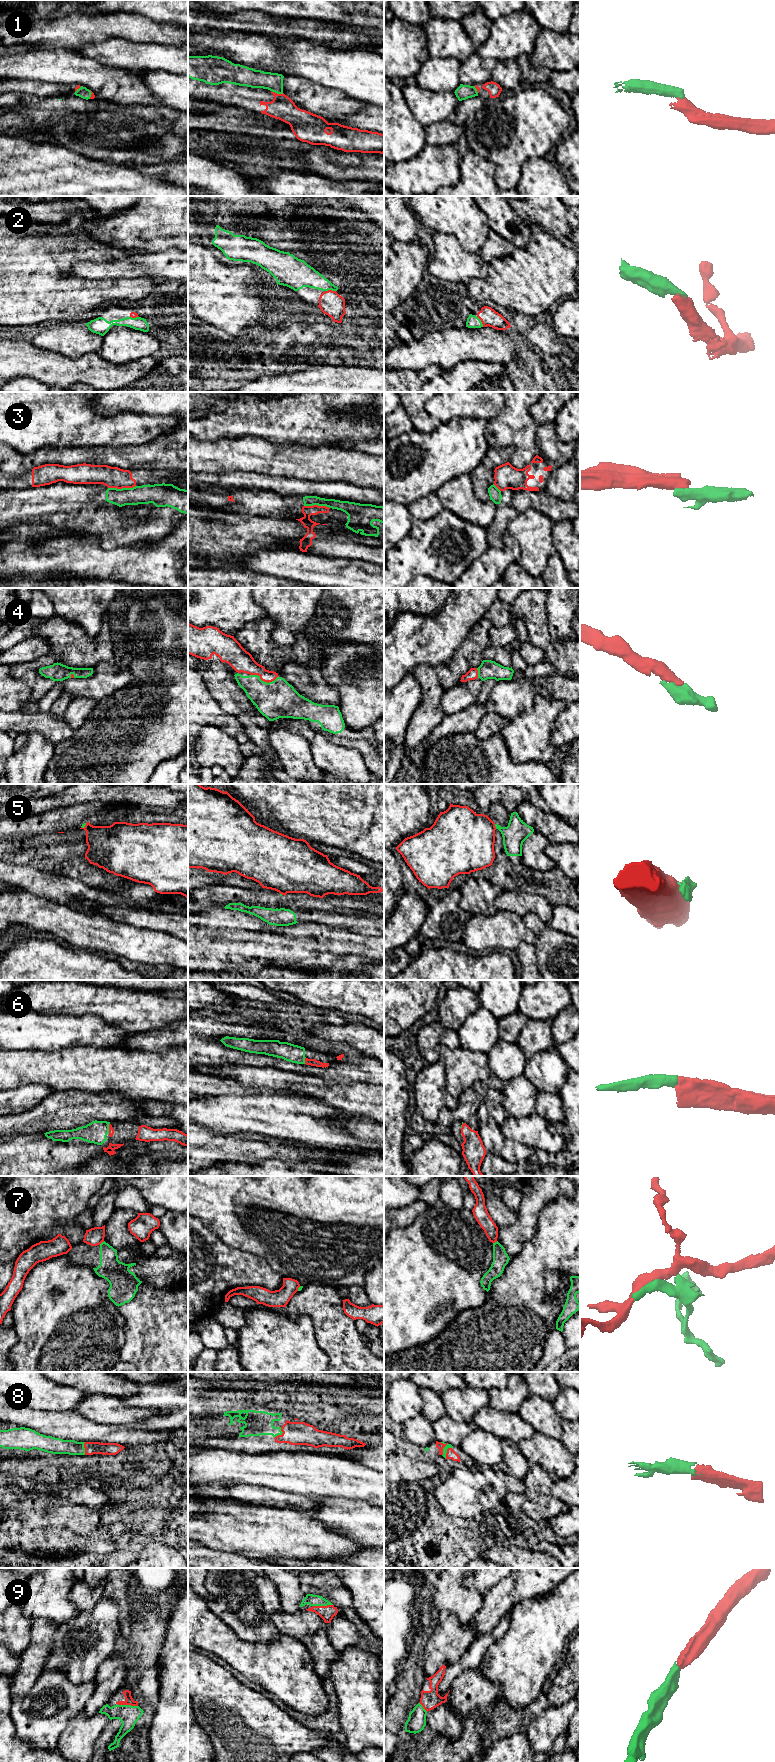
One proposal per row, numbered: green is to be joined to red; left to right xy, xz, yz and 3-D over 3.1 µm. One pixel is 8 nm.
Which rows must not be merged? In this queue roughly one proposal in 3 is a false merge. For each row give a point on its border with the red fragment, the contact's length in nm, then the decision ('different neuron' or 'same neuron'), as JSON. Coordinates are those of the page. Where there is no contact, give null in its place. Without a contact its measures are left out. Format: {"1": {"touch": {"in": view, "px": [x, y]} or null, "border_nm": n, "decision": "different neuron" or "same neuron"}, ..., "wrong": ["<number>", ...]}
{"1": {"touch": {"in": "xz", "px": [276, 93]}, "border_nm": 110, "decision": "same neuron"}, "2": {"touch": {"in": "xz", "px": [330, 290]}, "border_nm": 90, "decision": "same neuron"}, "3": {"touch": {"in": "xy", "px": [121, 488]}, "border_nm": 220, "decision": "different neuron"}, "4": {"touch": {"in": "xz", "px": [264, 681]}, "border_nm": 220, "decision": "same neuron"}, "5": {"touch": {"in": "yz", "px": [494, 826]}, "border_nm": 40, "decision": "different neuron"}, "6": {"touch": {"in": "xz", "px": [305, 1060]}, "border_nm": 60, "decision": "same neuron"}, "7": {"touch": {"in": "xy", "px": [101, 1242]}, "border_nm": 50, "decision": "different neuron"}, "8": {"touch": {"in": "yz", "px": [443, 1447]}, "border_nm": 110, "decision": "same neuron"}, "9": {"touch": {"in": "xy", "px": [127, 1704]}, "border_nm": 170, "decision": "same neuron"}, "wrong": ["3", "5", "7"]}

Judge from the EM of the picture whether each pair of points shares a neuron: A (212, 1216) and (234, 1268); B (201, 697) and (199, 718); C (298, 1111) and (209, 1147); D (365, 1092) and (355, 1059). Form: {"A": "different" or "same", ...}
{"A": "different", "B": "same", "C": "different", "D": "different"}

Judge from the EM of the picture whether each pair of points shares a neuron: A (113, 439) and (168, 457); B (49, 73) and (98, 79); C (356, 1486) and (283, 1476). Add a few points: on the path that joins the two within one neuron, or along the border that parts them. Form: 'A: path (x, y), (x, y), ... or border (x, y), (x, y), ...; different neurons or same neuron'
A: border (155, 438), (143, 444), (124, 445), (115, 449); different neurons
B: path (61, 73), (86, 73); same neuron
C: path (338, 1476), (301, 1476); same neuron

